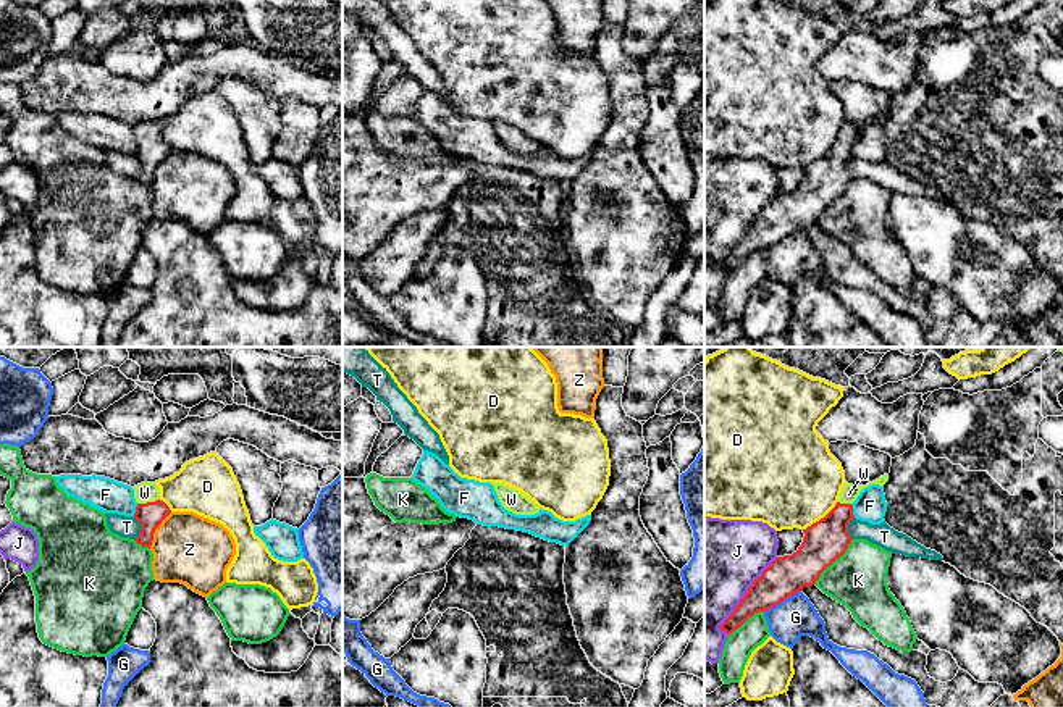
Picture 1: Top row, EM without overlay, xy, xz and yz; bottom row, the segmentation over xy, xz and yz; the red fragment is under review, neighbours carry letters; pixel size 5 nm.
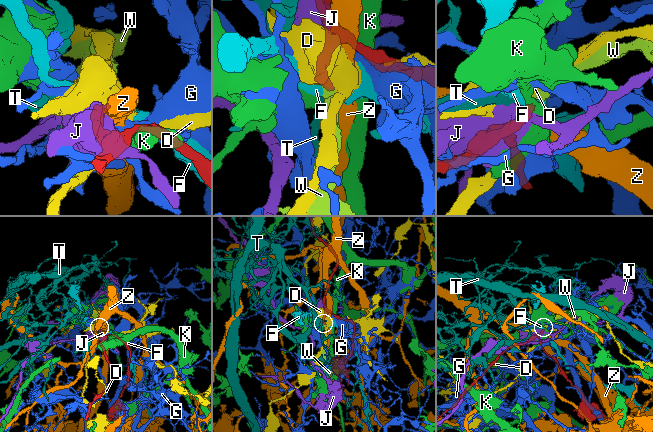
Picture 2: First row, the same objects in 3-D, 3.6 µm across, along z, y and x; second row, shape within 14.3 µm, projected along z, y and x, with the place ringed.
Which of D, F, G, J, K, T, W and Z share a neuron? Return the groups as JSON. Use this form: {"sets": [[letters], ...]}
{"sets": [["D"], ["F"], ["G"], ["J"], ["K"], ["T"], ["W"], ["Z"]]}

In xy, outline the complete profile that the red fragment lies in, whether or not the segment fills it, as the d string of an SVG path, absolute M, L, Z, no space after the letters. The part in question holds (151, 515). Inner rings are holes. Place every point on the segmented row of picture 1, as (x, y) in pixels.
M141 483L132 489L137 502L134 518L141 523L141 534L134 541L150 549L155 529L171 510L160 499L160 487L155 483Z

